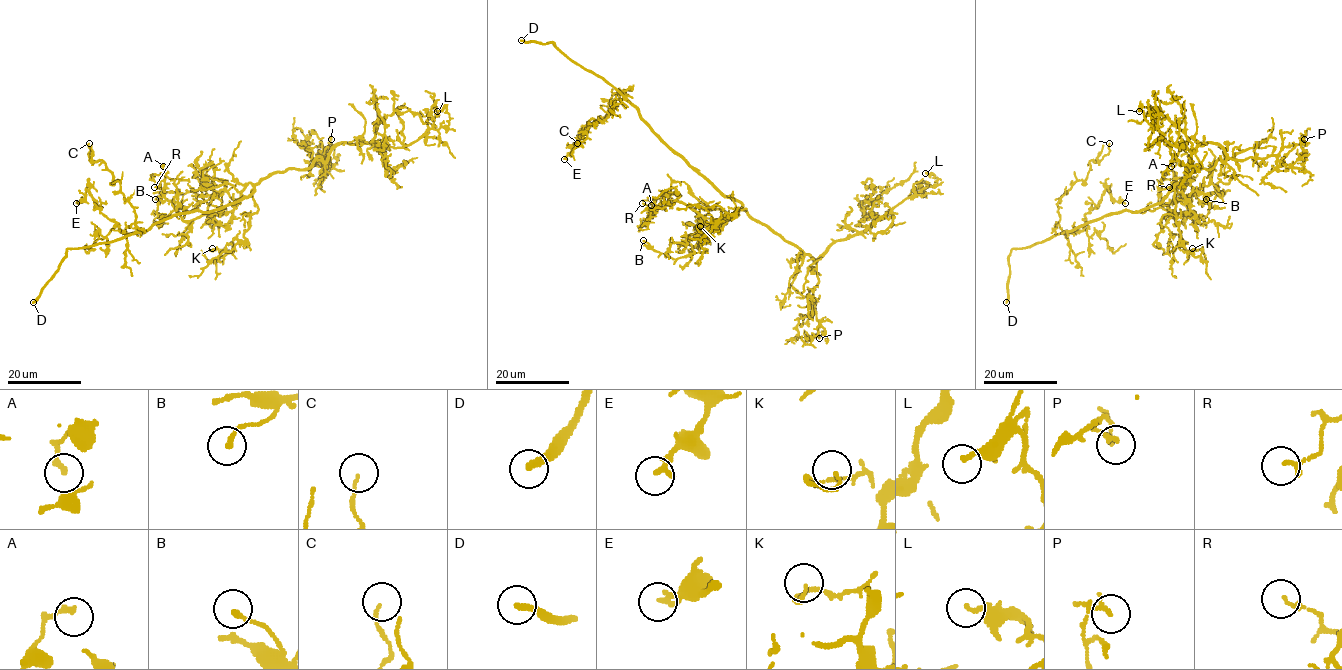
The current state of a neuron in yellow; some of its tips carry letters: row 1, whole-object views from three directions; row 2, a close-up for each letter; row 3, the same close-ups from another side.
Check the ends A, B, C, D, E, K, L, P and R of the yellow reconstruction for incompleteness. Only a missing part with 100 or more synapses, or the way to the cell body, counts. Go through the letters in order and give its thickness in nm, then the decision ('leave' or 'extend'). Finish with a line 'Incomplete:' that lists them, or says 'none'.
A: 200 nm | leave
B: 180 nm | leave
C: 120 nm | leave
D: 280 nm | extend
E: 240 nm | leave
K: 140 nm | leave
L: 200 nm | leave
P: 120 nm | leave
R: 170 nm | leave
Incomplete: D

